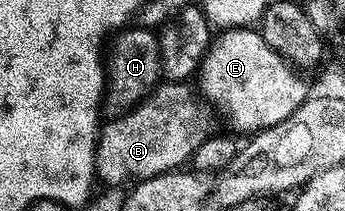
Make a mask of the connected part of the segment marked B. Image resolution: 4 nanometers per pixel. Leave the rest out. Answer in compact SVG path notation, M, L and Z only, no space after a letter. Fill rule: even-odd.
M189 82L162 83L138 108L126 116L110 119L109 125L106 123L100 129L96 179L102 185L125 186L130 181L150 180L152 176L172 172L192 161L195 150L214 135L215 108L191 85Z

